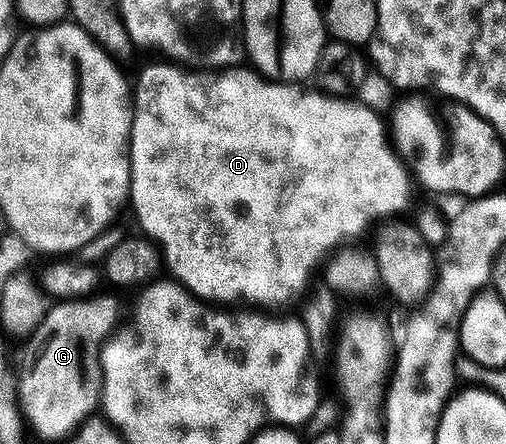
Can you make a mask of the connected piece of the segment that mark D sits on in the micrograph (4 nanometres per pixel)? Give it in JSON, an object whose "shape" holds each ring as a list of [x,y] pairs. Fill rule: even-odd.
{"shape":[[[161,62],[162,64],[150,64],[138,76],[138,85],[135,83],[132,88],[132,107],[134,110],[134,121],[130,131],[130,195],[128,197],[129,207],[134,207],[134,216],[138,219],[138,224],[143,228],[141,231],[153,243],[160,246],[160,255],[164,261],[164,268],[177,283],[184,287],[200,300],[207,302],[217,302],[222,306],[230,306],[233,300],[247,300],[250,306],[270,306],[266,304],[286,304],[289,300],[297,301],[311,283],[310,274],[314,267],[321,265],[346,240],[349,236],[358,236],[370,223],[373,225],[381,218],[394,218],[410,204],[410,184],[412,177],[405,164],[402,163],[402,157],[394,151],[391,141],[388,139],[388,128],[384,123],[383,117],[377,111],[368,106],[359,103],[354,98],[343,98],[340,96],[331,96],[321,90],[309,92],[306,86],[298,82],[275,82],[262,75],[261,72],[250,66],[235,66],[233,68],[223,68],[221,70],[187,70],[173,62]]]}

